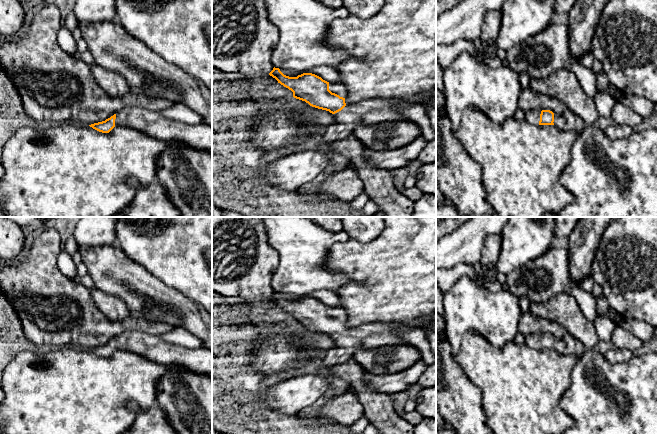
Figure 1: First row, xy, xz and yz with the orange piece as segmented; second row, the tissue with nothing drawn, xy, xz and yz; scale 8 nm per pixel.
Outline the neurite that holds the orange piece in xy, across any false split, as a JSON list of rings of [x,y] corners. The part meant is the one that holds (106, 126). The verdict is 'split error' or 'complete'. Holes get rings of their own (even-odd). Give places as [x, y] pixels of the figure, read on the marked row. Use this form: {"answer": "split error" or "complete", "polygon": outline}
{"answer": "split error", "polygon": [[[125,107],[105,121],[89,126],[102,133],[109,133],[115,126],[126,126],[160,141],[179,142],[212,154],[212,127],[208,124],[187,124],[140,107]]]}

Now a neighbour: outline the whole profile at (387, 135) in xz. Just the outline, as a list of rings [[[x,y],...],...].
[[[409,120],[383,121],[375,125],[359,125],[353,134],[373,151],[403,147],[422,135],[418,125]]]

